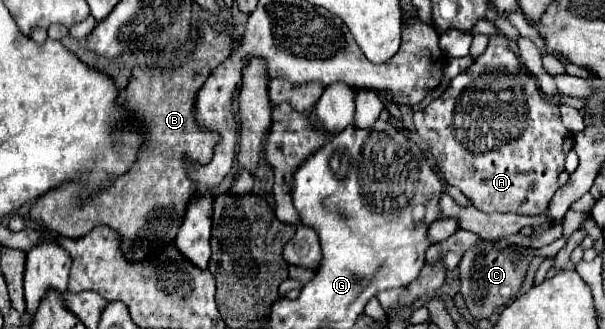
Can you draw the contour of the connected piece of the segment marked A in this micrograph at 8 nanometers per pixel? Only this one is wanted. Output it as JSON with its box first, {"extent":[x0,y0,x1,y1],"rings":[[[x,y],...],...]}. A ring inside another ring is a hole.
{"extent":[413,31,573,215],"rings":[[[501,31],[489,37],[487,51],[475,63],[451,79],[447,91],[413,115],[415,129],[429,145],[441,177],[457,187],[483,213],[539,215],[547,211],[557,191],[557,177],[565,169],[565,155],[573,147],[573,135],[559,119],[559,107],[539,95],[537,79],[527,73],[509,49],[509,37]]]}

